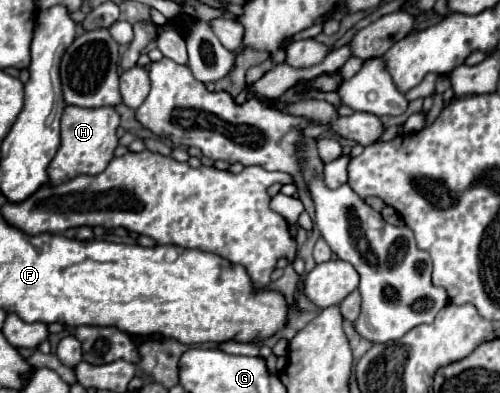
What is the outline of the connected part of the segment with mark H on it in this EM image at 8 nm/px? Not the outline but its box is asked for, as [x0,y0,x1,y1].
[48,105,120,185]

